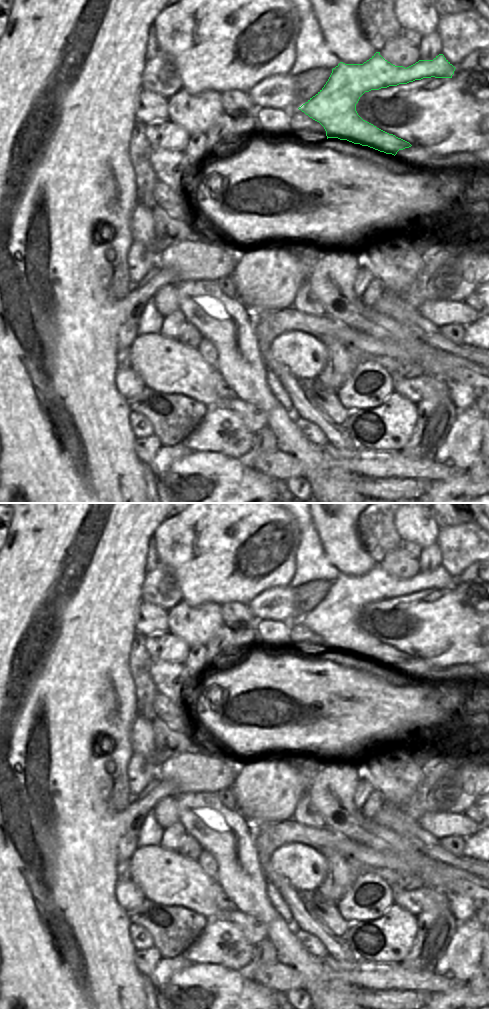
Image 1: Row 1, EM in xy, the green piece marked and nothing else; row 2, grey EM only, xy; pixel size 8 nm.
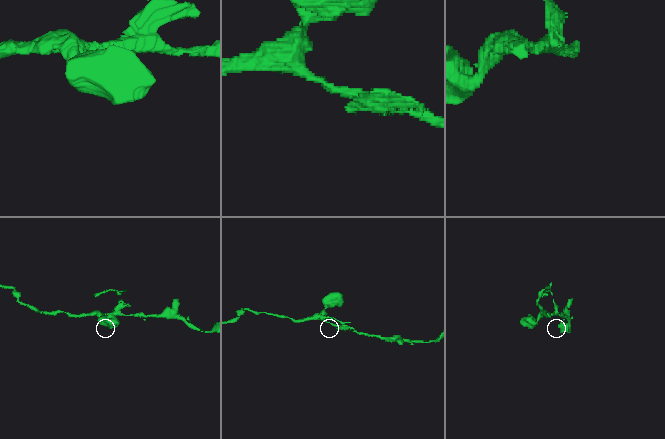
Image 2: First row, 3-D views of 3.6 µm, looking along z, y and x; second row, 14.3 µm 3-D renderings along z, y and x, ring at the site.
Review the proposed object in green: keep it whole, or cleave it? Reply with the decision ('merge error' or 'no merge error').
merge error

